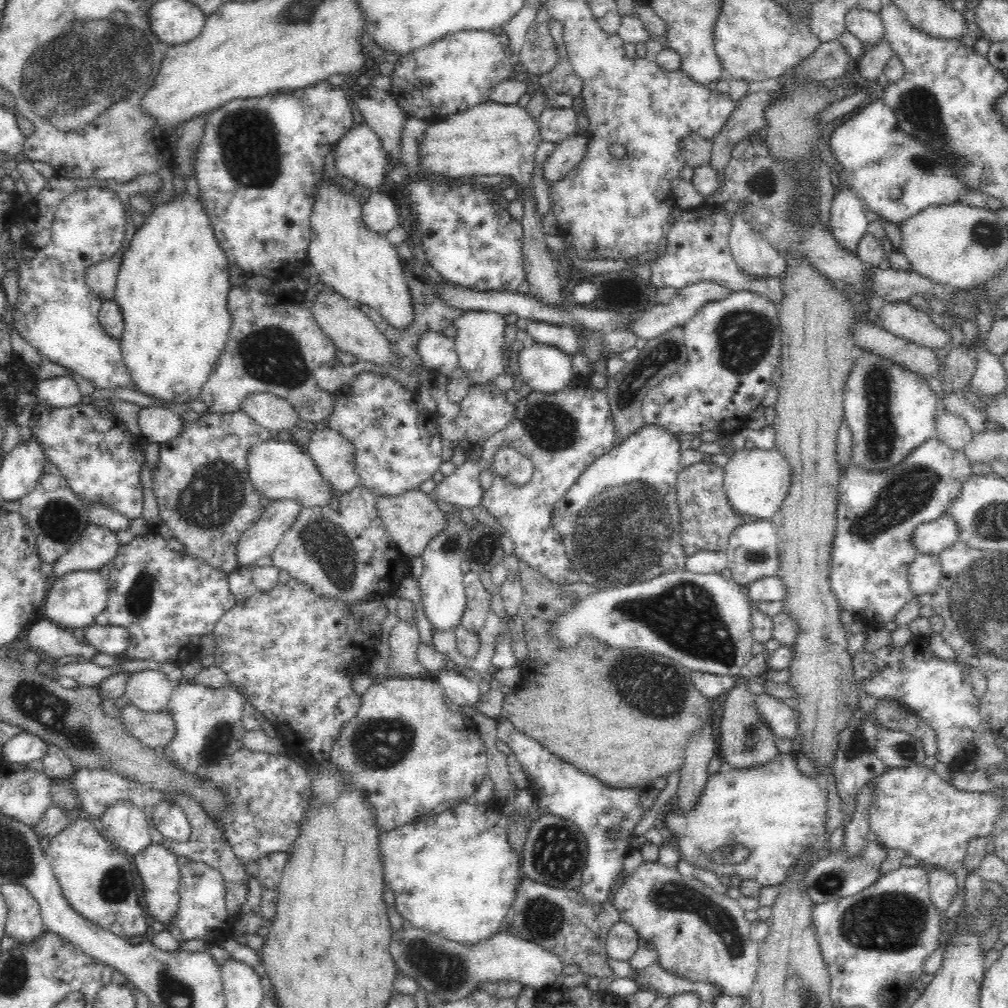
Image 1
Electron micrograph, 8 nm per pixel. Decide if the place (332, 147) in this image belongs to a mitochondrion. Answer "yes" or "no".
no

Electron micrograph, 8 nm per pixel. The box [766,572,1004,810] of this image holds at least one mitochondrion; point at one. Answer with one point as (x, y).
(860, 745)

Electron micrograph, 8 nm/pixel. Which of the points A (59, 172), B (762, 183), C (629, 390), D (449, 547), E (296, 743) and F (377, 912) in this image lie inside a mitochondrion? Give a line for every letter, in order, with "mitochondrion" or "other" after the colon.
A: other
B: mitochondrion
C: mitochondrion
D: mitochondrion
E: other
F: other

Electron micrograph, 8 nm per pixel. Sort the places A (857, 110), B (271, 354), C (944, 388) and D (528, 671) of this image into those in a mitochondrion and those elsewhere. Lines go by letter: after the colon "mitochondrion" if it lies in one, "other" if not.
A: other
B: mitochondrion
C: other
D: other

